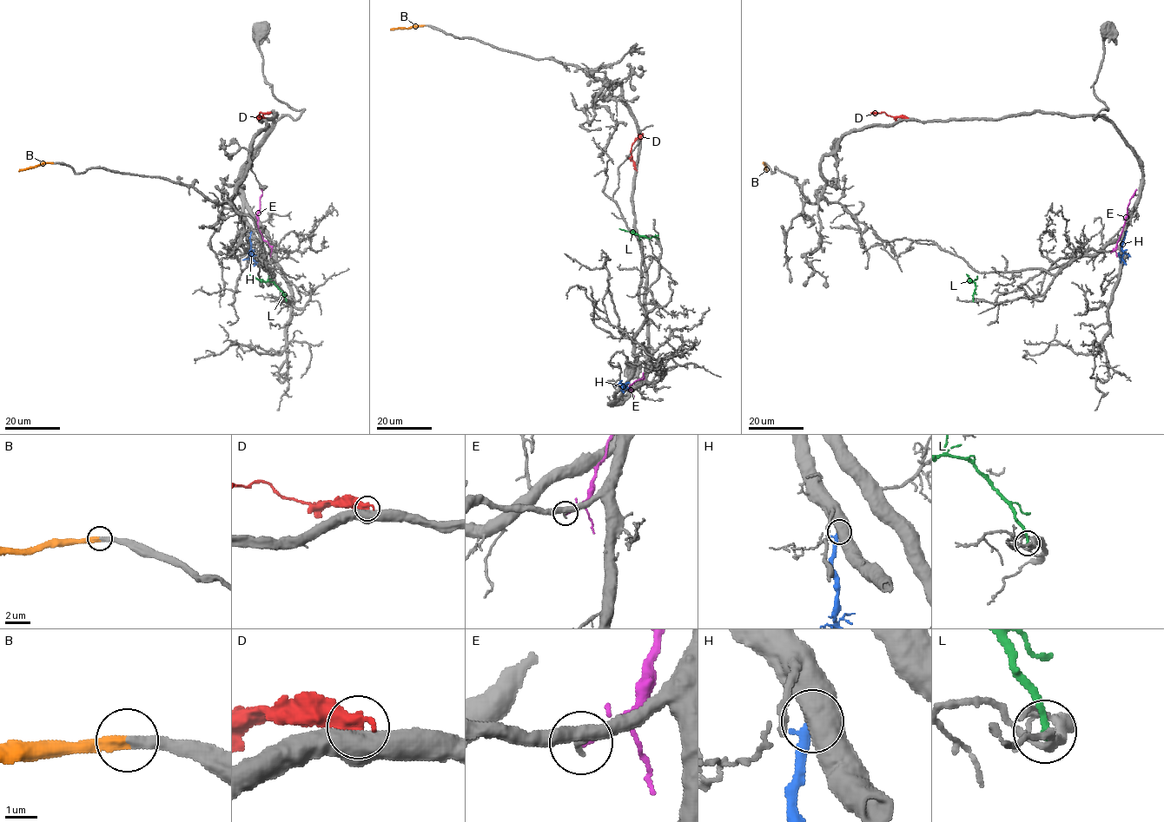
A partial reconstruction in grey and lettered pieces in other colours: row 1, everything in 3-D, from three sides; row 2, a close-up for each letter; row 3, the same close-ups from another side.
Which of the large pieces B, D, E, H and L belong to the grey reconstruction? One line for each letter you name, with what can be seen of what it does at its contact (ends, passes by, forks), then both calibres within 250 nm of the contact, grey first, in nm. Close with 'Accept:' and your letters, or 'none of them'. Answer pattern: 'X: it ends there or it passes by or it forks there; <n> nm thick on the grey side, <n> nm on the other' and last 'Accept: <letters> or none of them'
B: it ends there; 360 nm thick on the grey side, 400 nm on the other
H: it ends there; 800 nm thick on the grey side, 320 nm on the other
Accept: B, H

